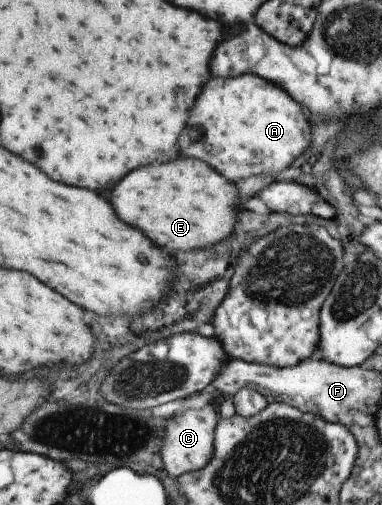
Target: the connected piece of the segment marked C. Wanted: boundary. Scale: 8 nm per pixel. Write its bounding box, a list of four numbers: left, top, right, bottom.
[159,401,218,478]

